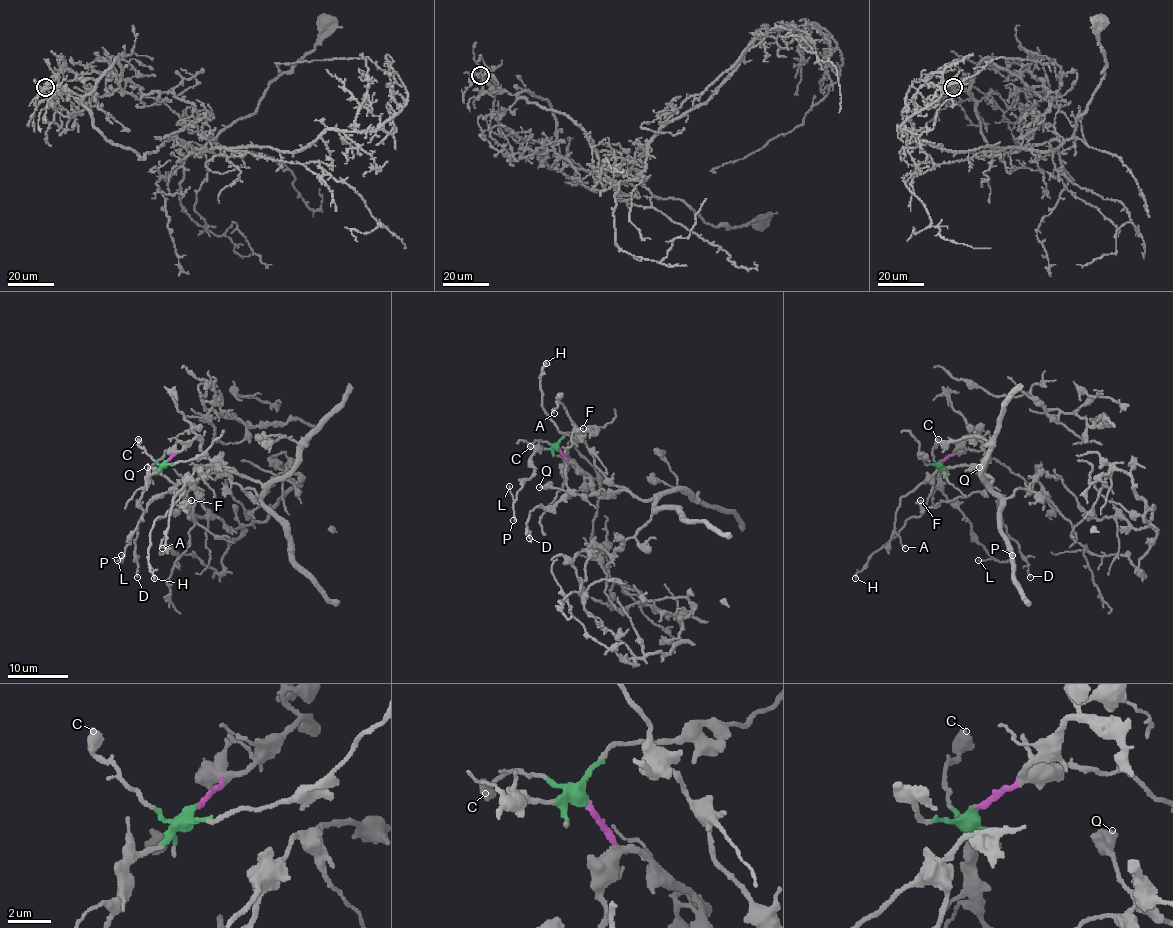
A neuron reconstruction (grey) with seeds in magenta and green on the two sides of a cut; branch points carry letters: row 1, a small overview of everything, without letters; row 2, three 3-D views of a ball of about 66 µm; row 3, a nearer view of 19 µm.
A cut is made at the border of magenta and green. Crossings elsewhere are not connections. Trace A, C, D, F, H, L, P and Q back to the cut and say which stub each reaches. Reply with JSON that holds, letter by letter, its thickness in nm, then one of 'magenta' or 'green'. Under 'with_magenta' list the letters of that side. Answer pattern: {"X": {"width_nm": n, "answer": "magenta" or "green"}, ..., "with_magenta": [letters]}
{"A": {"width_nm": 140, "answer": "magenta"}, "C": {"width_nm": 550, "answer": "green"}, "D": {"width_nm": 130, "answer": "magenta"}, "F": {"width_nm": 280, "answer": "magenta"}, "H": {"width_nm": 190, "answer": "magenta"}, "L": {"width_nm": 110, "answer": "green"}, "P": {"width_nm": 150, "answer": "green"}, "Q": {"width_nm": 190, "answer": "magenta"}, "with_magenta": ["A", "D", "F", "H", "Q"]}

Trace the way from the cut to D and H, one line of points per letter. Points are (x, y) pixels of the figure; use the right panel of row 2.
D: (942, 460), (967, 436), (981, 443), (987, 455), (986, 484), (998, 495), (1006, 531), (1015, 541), (1030, 577)
H: (942, 460), (967, 436), (987, 455), (980, 468), (940, 468), (931, 477), (925, 510), (855, 579)

